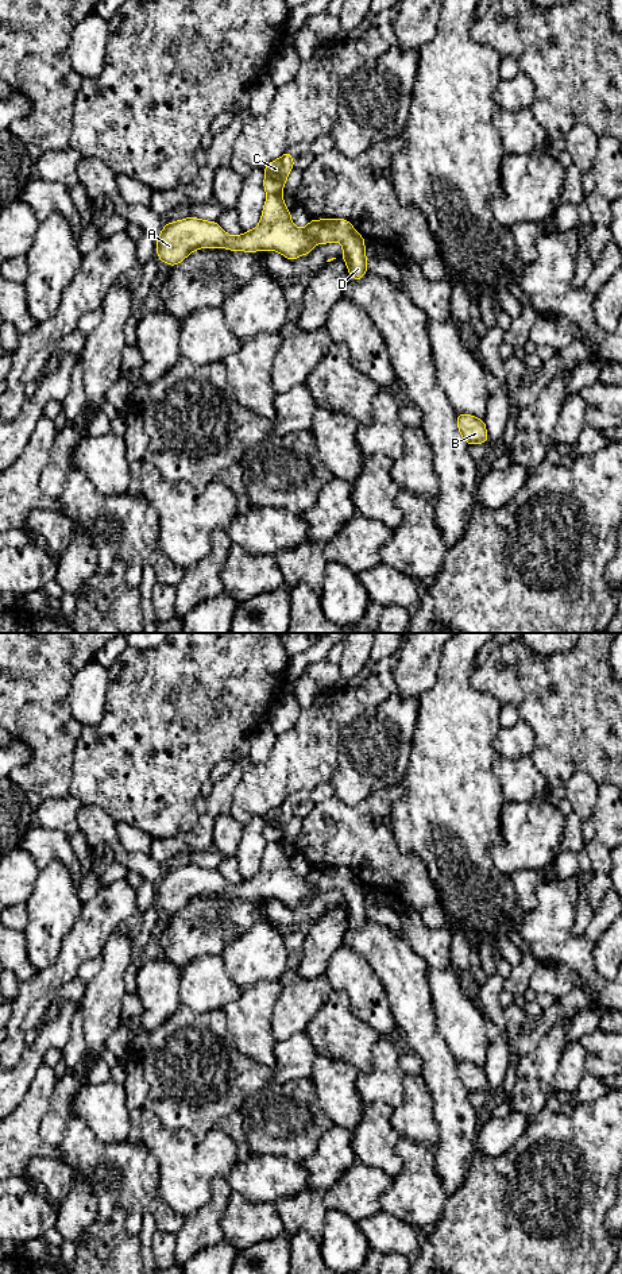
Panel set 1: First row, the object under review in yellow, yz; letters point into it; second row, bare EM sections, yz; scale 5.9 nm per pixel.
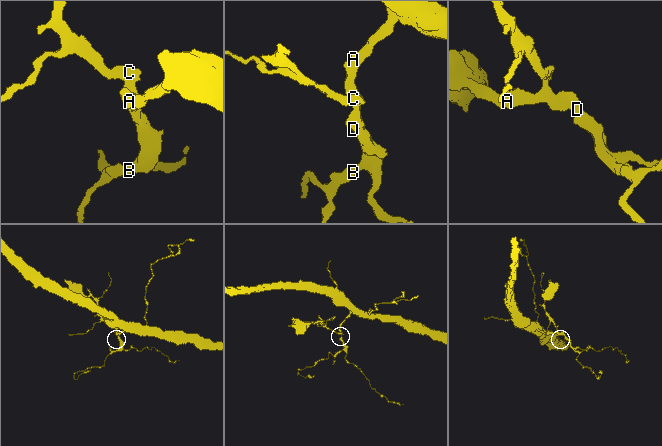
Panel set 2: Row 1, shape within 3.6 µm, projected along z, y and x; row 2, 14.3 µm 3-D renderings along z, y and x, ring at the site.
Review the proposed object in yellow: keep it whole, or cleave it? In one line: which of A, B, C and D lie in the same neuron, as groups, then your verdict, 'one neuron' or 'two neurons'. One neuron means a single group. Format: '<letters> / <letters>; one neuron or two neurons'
A B D / C; two neurons

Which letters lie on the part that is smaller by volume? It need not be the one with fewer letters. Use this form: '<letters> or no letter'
C

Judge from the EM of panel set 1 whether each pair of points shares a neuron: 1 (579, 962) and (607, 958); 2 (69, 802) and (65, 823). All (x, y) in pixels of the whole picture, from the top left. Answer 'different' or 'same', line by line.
1: different
2: same

